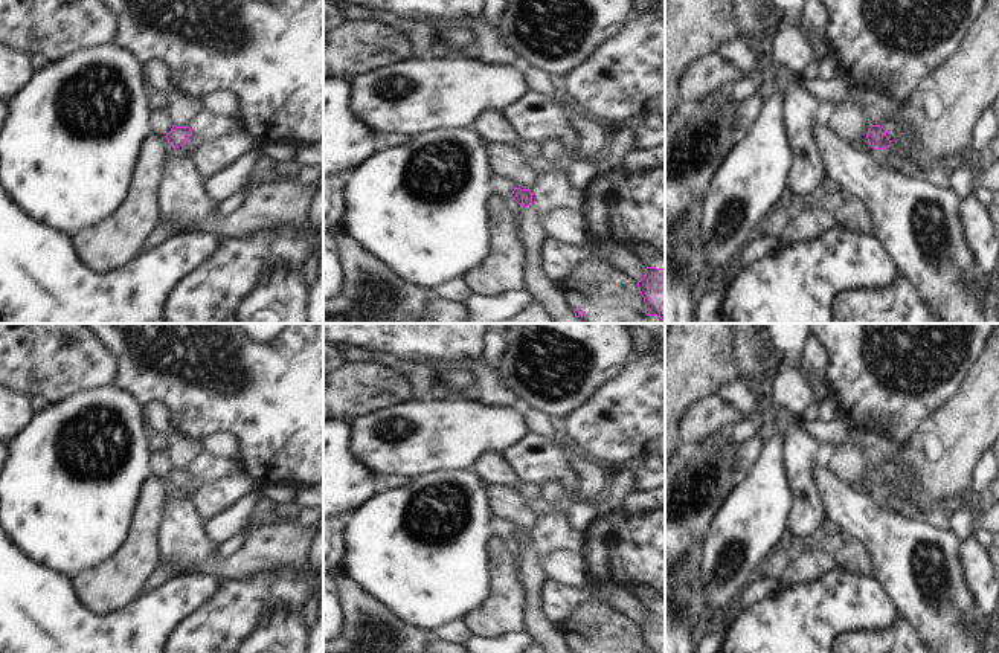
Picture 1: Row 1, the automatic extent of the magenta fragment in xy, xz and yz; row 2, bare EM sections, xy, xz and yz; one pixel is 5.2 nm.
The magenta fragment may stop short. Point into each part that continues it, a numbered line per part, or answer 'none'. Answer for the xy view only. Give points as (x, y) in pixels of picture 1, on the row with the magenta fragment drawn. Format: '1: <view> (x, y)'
1: xy (160, 122)

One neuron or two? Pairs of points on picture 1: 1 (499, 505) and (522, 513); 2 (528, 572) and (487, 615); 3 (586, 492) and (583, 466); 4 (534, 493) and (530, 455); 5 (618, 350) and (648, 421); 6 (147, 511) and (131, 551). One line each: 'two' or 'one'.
1: one
2: two
3: one
4: two
5: two
6: one

